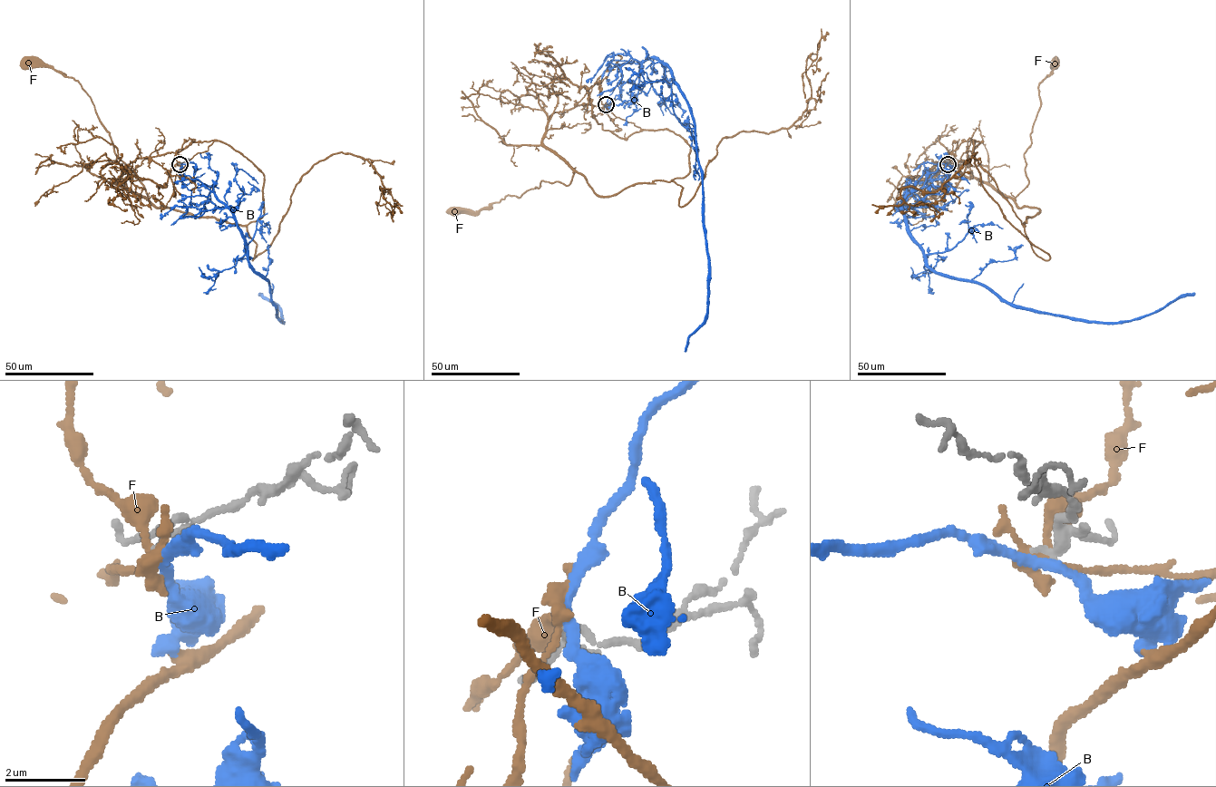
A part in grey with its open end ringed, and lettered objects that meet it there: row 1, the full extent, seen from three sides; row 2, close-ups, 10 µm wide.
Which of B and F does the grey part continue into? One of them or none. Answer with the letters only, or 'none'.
F

